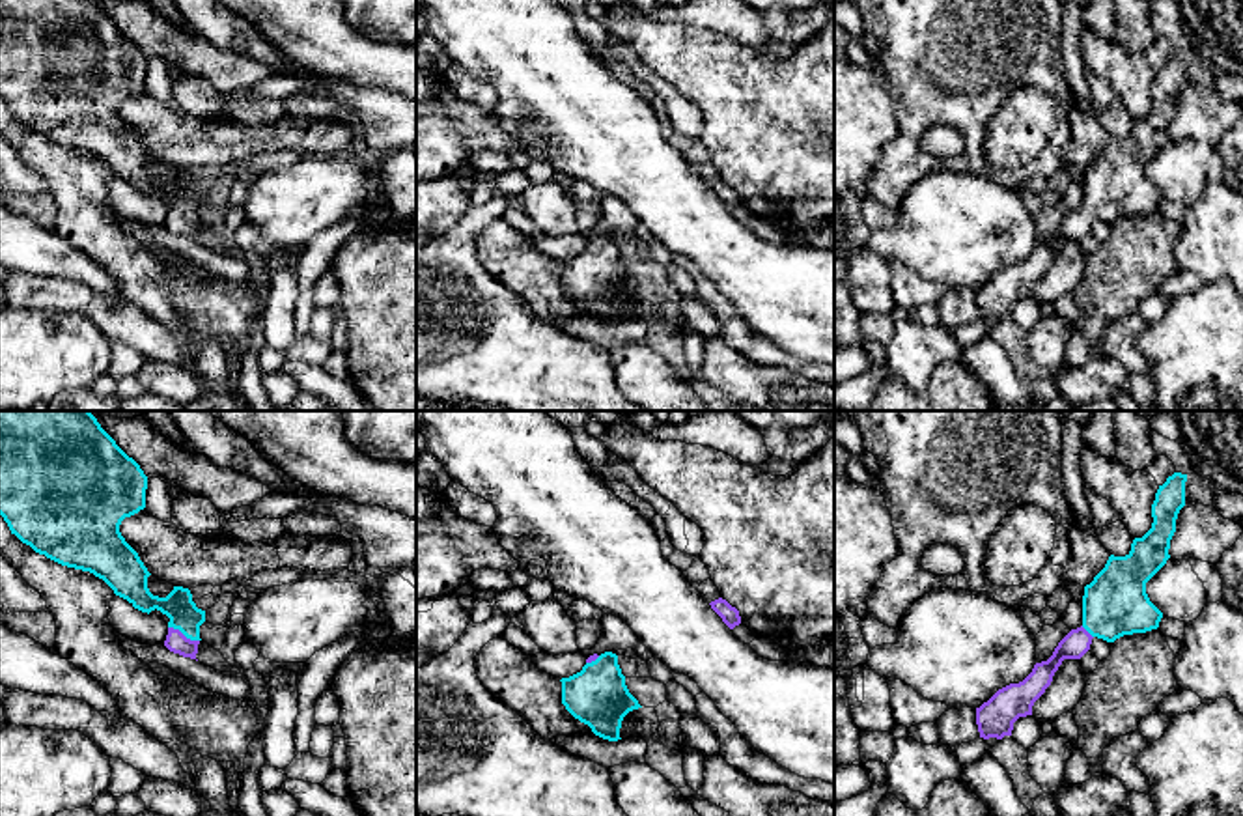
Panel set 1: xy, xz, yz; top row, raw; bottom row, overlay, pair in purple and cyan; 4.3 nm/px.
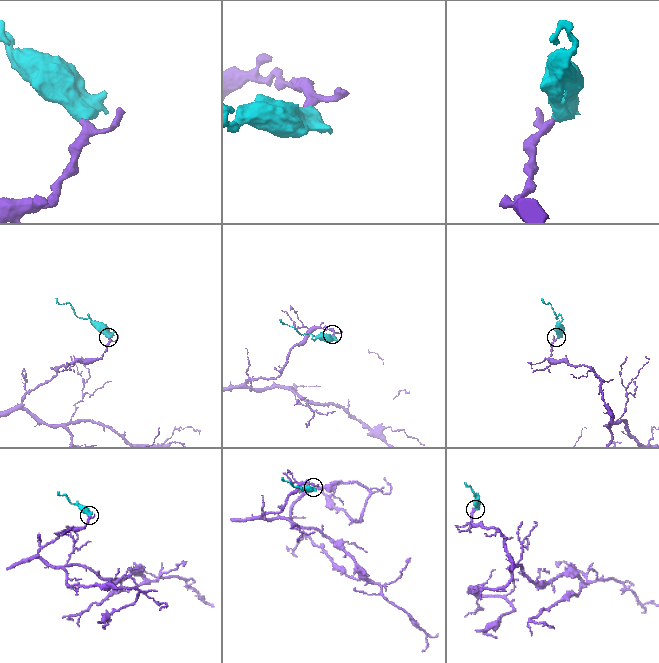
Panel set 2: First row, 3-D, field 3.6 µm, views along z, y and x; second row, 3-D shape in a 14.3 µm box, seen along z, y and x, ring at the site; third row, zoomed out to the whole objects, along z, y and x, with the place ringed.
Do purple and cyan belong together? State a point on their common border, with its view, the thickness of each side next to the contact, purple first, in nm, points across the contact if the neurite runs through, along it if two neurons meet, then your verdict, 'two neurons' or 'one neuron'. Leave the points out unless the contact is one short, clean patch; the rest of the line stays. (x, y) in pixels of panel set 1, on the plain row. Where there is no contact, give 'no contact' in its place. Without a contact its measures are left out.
contact xy (181, 215); calibres 90 and 140 nm; way xy (176, 223), (181, 215), (181, 191), (178, 187); one neuron

